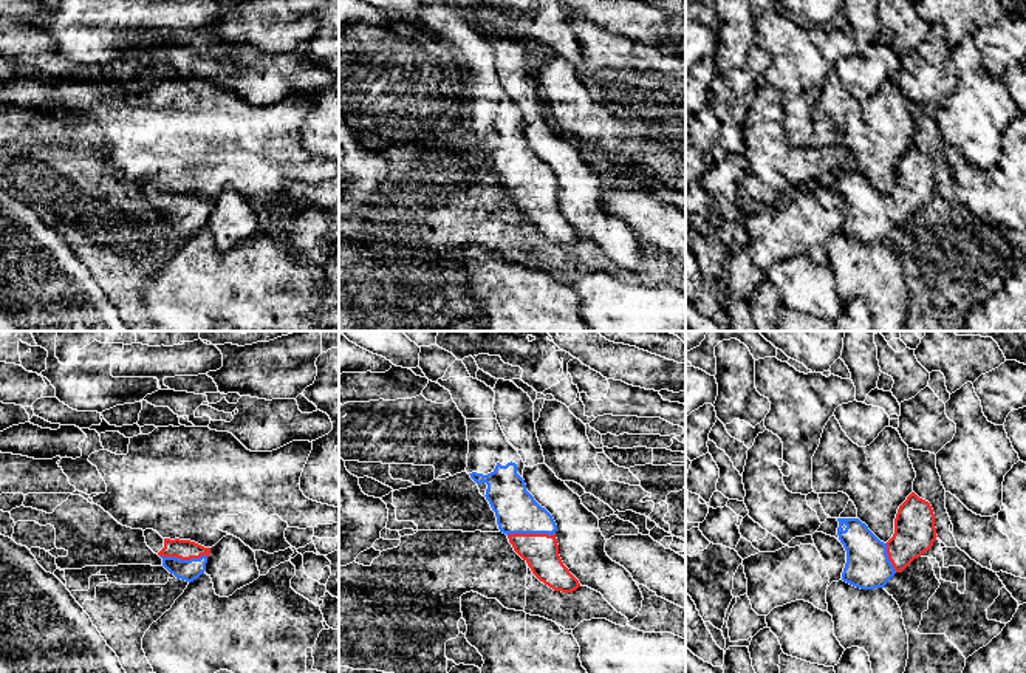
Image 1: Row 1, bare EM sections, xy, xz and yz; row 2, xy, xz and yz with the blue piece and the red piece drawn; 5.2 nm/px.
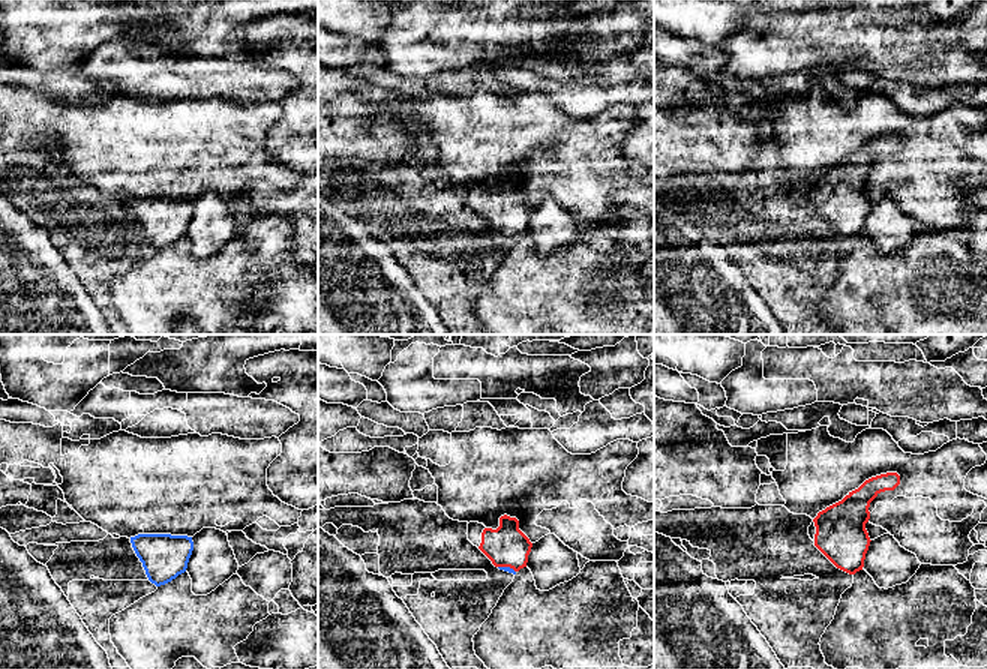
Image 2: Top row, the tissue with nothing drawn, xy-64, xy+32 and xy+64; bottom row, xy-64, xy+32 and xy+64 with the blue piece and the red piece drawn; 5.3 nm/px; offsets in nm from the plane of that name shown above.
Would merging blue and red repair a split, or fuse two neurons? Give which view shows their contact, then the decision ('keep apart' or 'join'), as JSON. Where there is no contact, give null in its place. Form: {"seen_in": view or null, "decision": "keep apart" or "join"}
{"seen_in": "xy", "decision": "join"}

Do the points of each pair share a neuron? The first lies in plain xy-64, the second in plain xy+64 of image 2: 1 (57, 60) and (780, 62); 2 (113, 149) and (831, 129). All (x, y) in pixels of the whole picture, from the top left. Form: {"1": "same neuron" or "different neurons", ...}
{"1": "same neuron", "2": "same neuron"}

